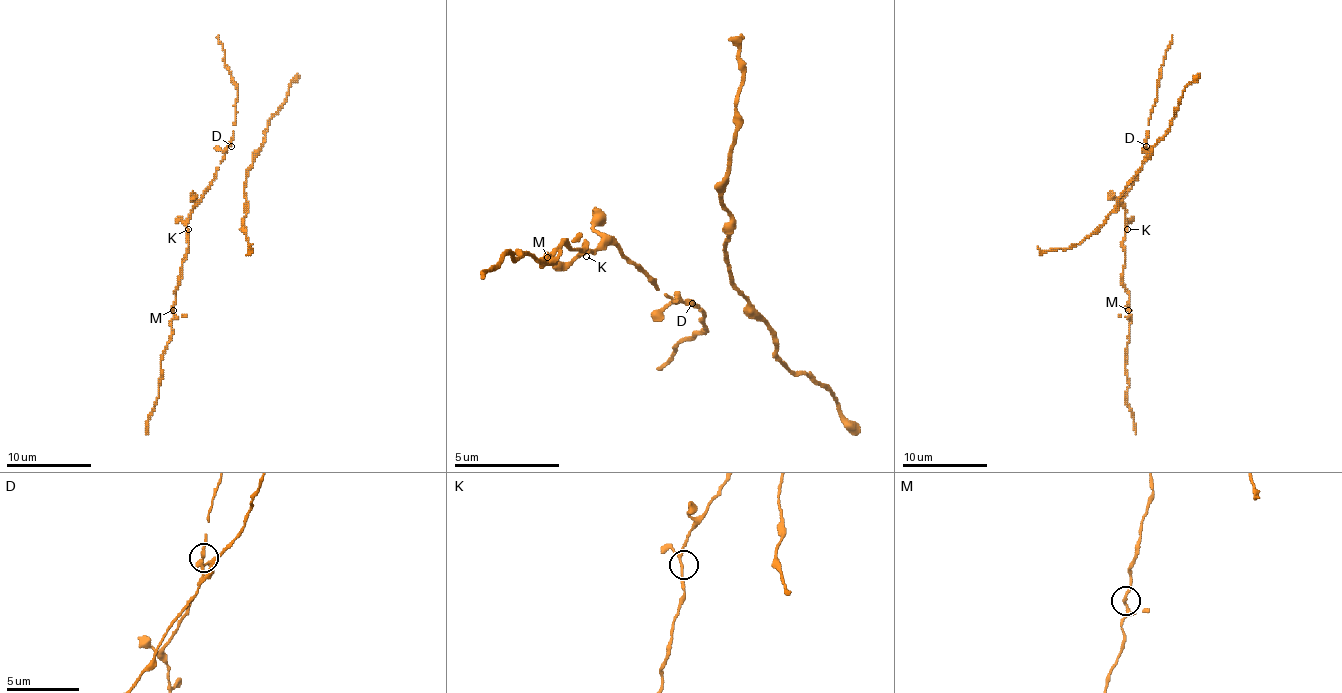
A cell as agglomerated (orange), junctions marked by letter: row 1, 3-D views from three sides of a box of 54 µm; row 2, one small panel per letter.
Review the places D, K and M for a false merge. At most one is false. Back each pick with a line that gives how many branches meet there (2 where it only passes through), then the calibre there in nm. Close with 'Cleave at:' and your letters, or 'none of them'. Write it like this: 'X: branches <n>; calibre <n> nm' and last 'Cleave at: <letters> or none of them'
Cleave at: none of them

